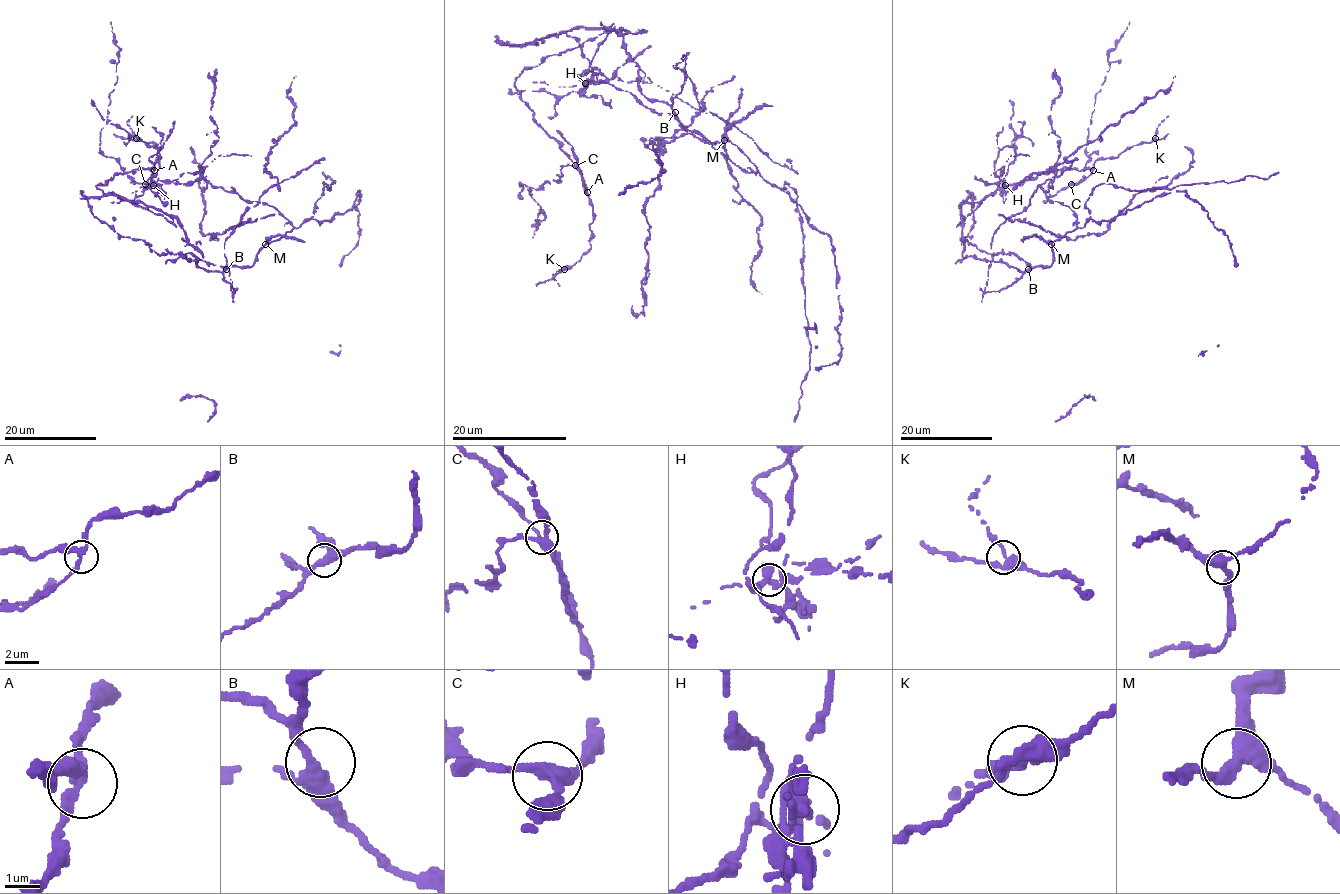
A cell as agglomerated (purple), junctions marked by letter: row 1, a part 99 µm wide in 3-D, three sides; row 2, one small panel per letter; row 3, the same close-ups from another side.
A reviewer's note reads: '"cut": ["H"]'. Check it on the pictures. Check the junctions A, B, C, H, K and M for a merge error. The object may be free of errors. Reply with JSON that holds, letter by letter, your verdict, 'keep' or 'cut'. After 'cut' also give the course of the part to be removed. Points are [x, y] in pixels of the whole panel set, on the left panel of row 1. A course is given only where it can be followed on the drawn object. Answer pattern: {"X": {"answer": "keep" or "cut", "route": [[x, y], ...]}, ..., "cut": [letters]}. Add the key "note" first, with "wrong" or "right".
{"note": "right", "A": {"answer": "keep"}, "B": {"answer": "keep"}, "C": {"answer": "keep"}, "H": {"answer": "cut", "route": [[153, 185], [158, 181], [172, 182], [183, 172], [197, 172], [218, 155], [251, 155]]}, "K": {"answer": "keep"}, "M": {"answer": "keep"}, "cut": ["H"]}

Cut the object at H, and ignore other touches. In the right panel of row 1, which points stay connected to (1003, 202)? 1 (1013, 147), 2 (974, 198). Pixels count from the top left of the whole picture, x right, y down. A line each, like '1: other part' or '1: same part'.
1: other part
2: other part

